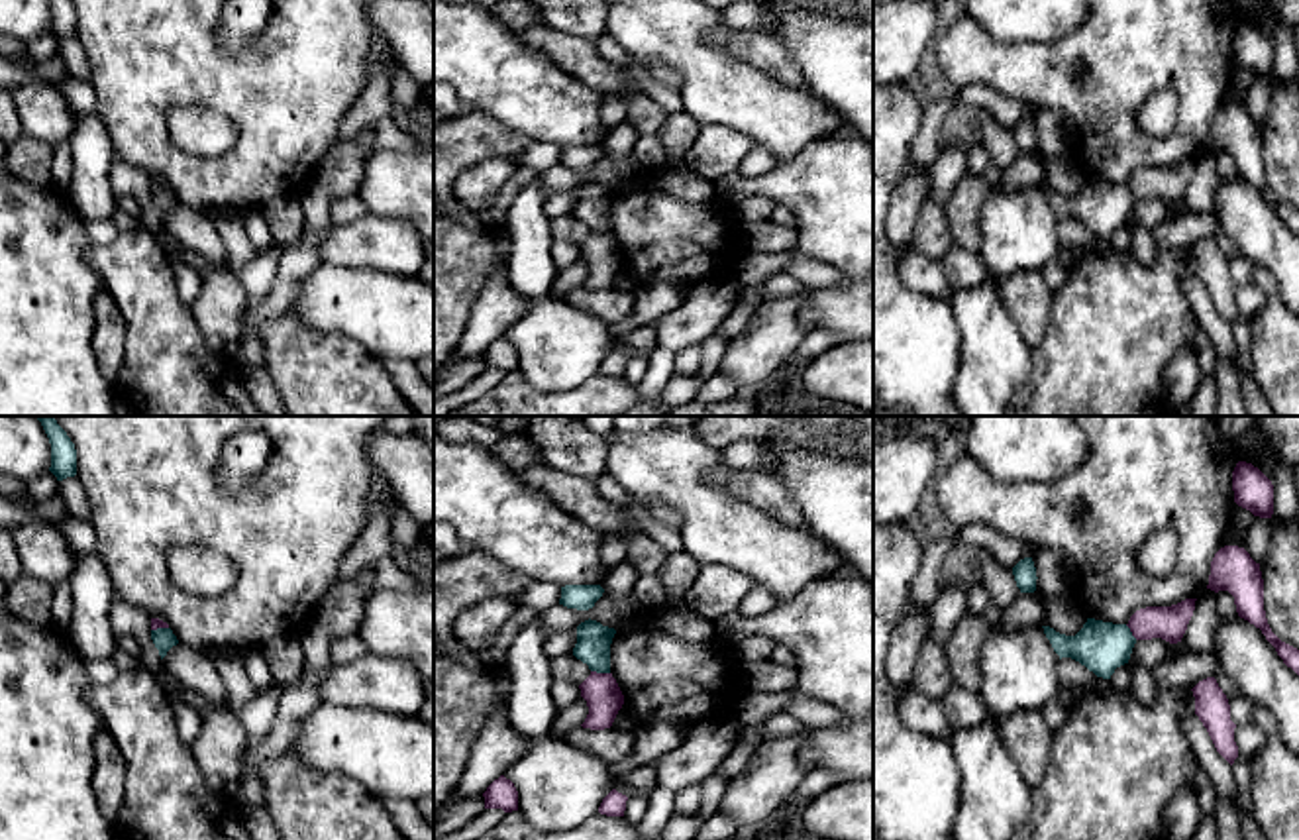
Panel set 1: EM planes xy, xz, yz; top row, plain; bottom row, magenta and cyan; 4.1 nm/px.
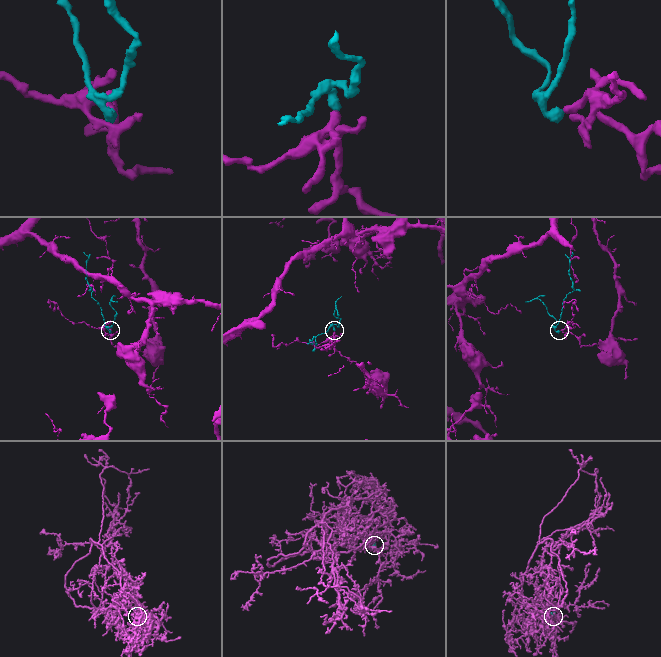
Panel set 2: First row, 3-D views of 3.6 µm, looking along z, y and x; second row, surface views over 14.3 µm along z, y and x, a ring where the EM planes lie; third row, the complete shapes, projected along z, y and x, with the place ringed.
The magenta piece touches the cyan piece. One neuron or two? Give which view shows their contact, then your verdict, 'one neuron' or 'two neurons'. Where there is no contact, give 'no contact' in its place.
xz | two neurons

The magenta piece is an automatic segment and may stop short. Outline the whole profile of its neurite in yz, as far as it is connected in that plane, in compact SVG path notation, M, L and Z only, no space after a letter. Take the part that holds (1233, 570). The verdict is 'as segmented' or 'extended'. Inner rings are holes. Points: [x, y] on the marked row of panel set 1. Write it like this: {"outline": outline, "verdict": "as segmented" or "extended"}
{"outline": "M1224 546L1215 553L1207 589L1228 591L1234 597L1238 616L1260 628L1283 663L1299 675L1299 650L1272 632L1264 610L1260 563L1244 548Z", "verdict": "as segmented"}

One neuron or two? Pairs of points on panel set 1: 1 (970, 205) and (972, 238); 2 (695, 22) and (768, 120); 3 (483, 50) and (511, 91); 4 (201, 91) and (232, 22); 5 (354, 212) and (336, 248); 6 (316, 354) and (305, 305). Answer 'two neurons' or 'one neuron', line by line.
1: one neuron
2: one neuron
3: one neuron
4: two neurons
5: two neurons
6: two neurons

